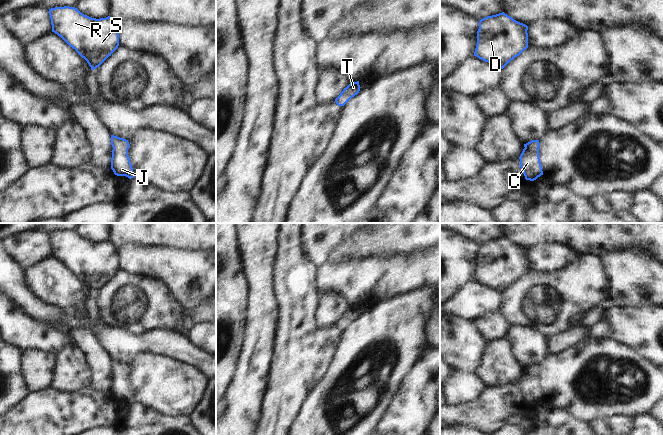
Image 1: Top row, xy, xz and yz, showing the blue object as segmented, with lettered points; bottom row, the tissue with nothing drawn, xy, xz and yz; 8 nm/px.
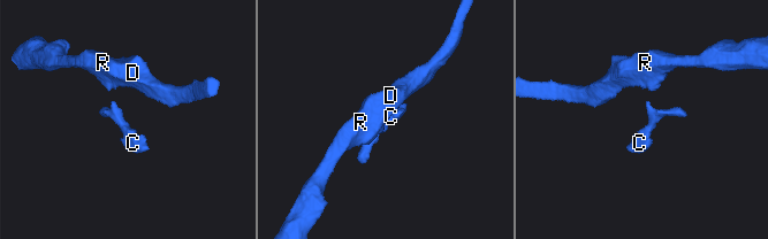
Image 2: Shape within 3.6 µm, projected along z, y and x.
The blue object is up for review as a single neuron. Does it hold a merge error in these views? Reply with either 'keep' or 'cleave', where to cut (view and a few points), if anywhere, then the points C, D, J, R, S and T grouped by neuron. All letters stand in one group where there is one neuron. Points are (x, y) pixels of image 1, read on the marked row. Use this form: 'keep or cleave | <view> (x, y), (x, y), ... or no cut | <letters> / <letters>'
keep | no cut | C D J R S T

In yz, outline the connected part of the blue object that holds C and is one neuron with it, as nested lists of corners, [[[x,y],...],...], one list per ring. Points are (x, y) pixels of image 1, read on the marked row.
[[[532,140],[524,144],[524,149],[519,157],[520,167],[526,180],[534,181],[543,175],[539,158],[539,140]]]

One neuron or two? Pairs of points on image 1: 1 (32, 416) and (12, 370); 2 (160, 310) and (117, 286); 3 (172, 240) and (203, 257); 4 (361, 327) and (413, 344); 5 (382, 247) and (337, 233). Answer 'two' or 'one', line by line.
1: two
2: one
3: two
4: one
5: two

